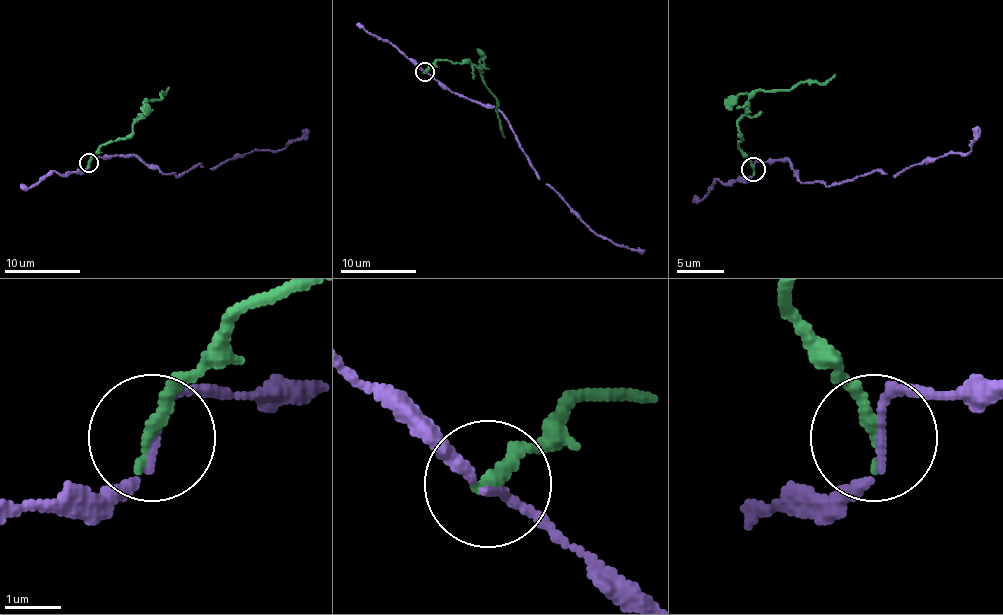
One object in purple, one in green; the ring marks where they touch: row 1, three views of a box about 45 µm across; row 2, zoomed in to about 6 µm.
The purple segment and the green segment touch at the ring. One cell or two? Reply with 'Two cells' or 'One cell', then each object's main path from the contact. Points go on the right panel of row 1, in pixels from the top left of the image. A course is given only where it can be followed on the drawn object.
Two cells. Course of purple: (755, 169), (788, 160), (802, 181), (826, 186), (873, 172), (897, 176), (968, 153), (980, 127). Course of green: (752, 169), (738, 148), (748, 101), (757, 91), (826, 84), (835, 75)

